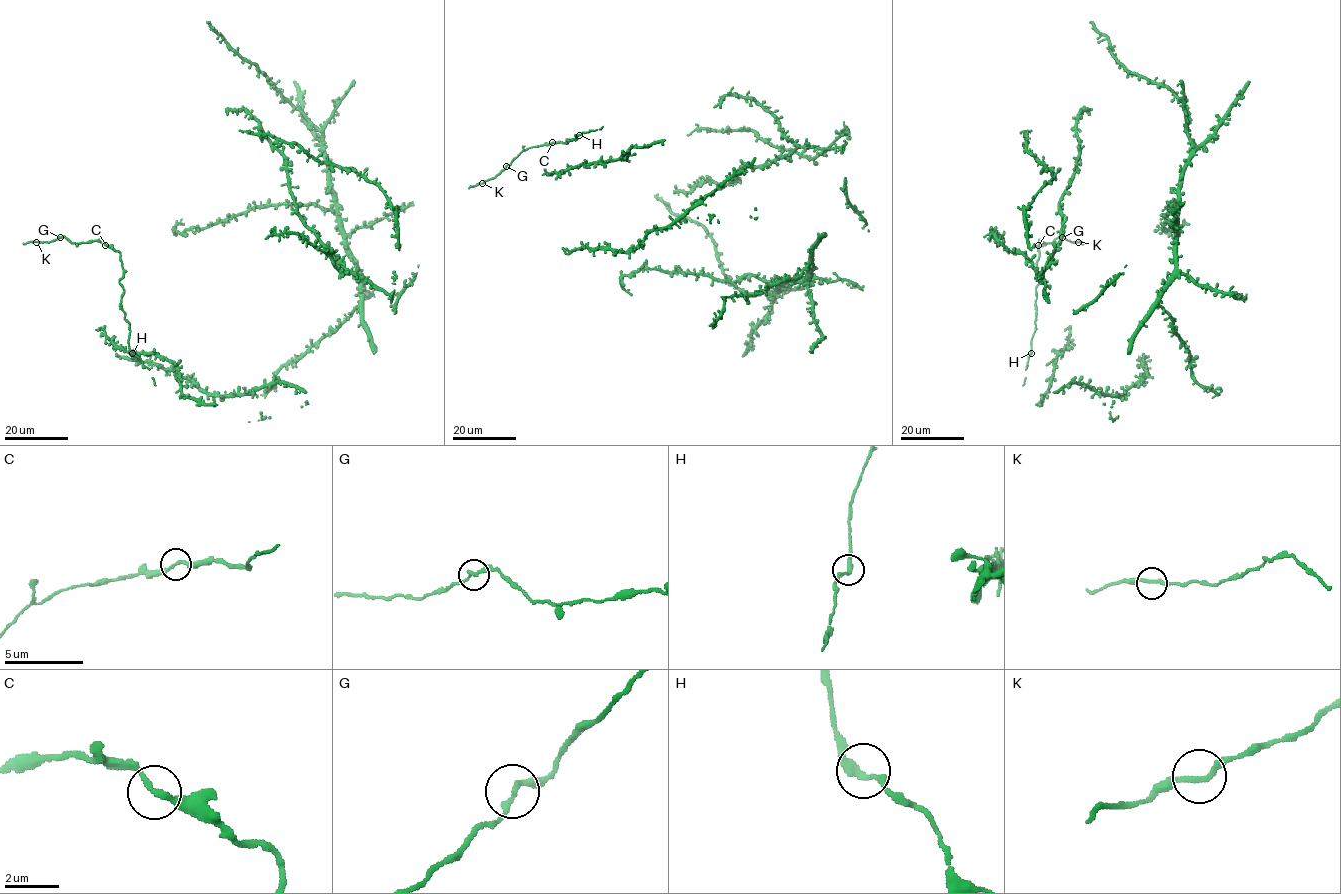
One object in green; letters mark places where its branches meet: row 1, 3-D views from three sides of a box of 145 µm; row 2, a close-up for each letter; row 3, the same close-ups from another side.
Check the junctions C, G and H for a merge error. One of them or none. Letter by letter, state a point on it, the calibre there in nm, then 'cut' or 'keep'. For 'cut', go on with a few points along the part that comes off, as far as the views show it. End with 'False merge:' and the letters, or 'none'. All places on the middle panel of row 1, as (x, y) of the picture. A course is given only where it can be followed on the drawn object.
C: at (552, 142); 190 nm thick; keep
G: at (506, 166); 220 nm thick; keep
H: at (579, 135); 260 nm thick; keep
False merge: none

